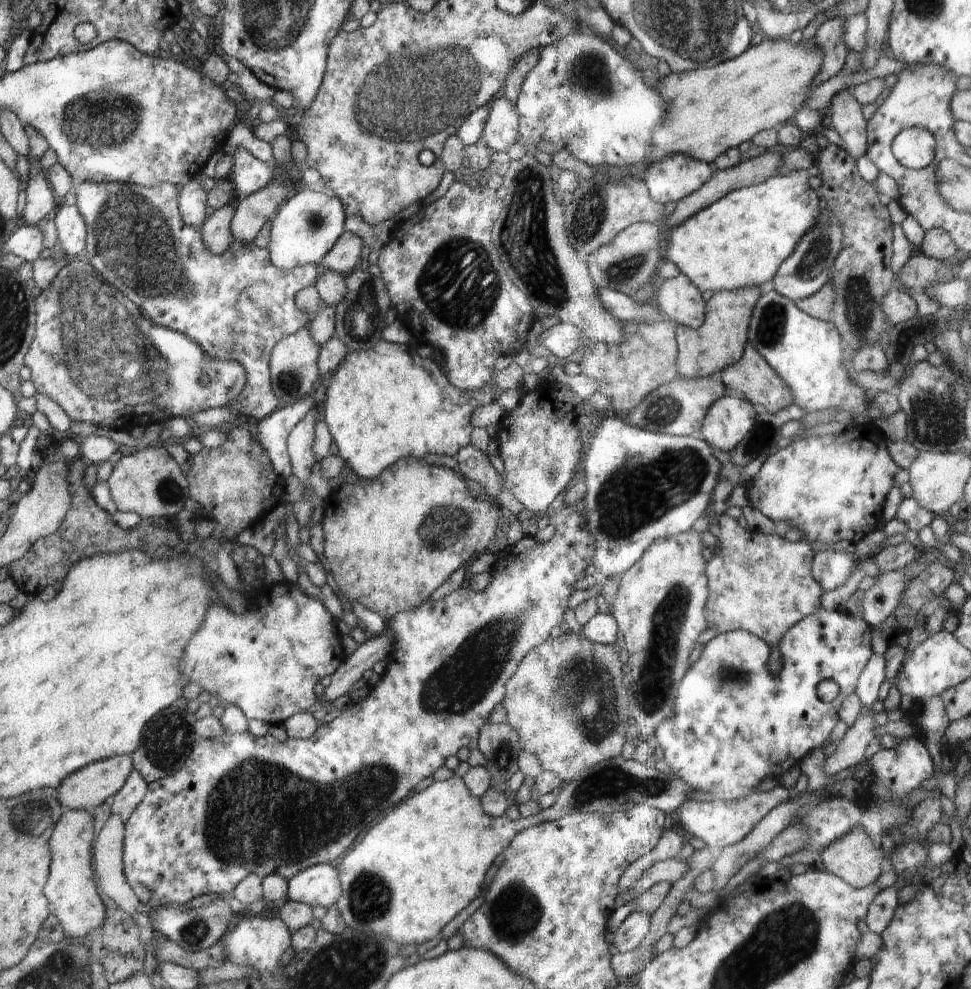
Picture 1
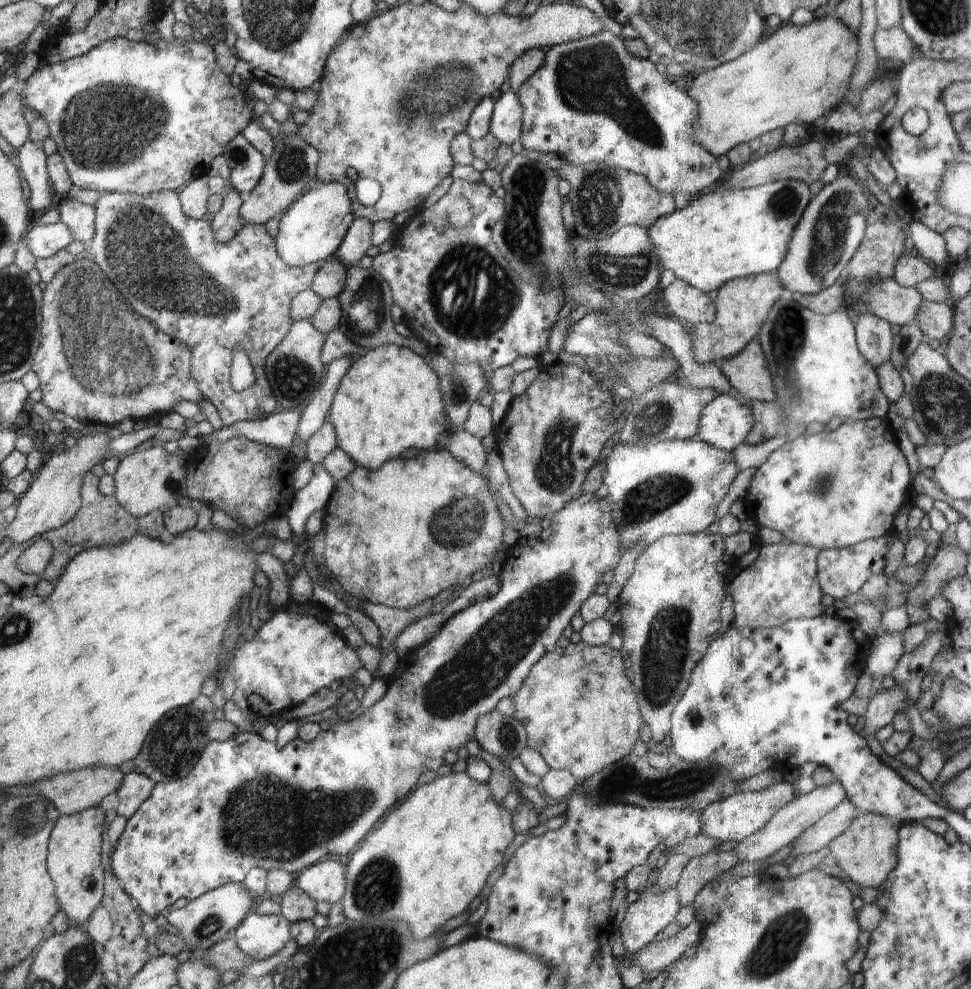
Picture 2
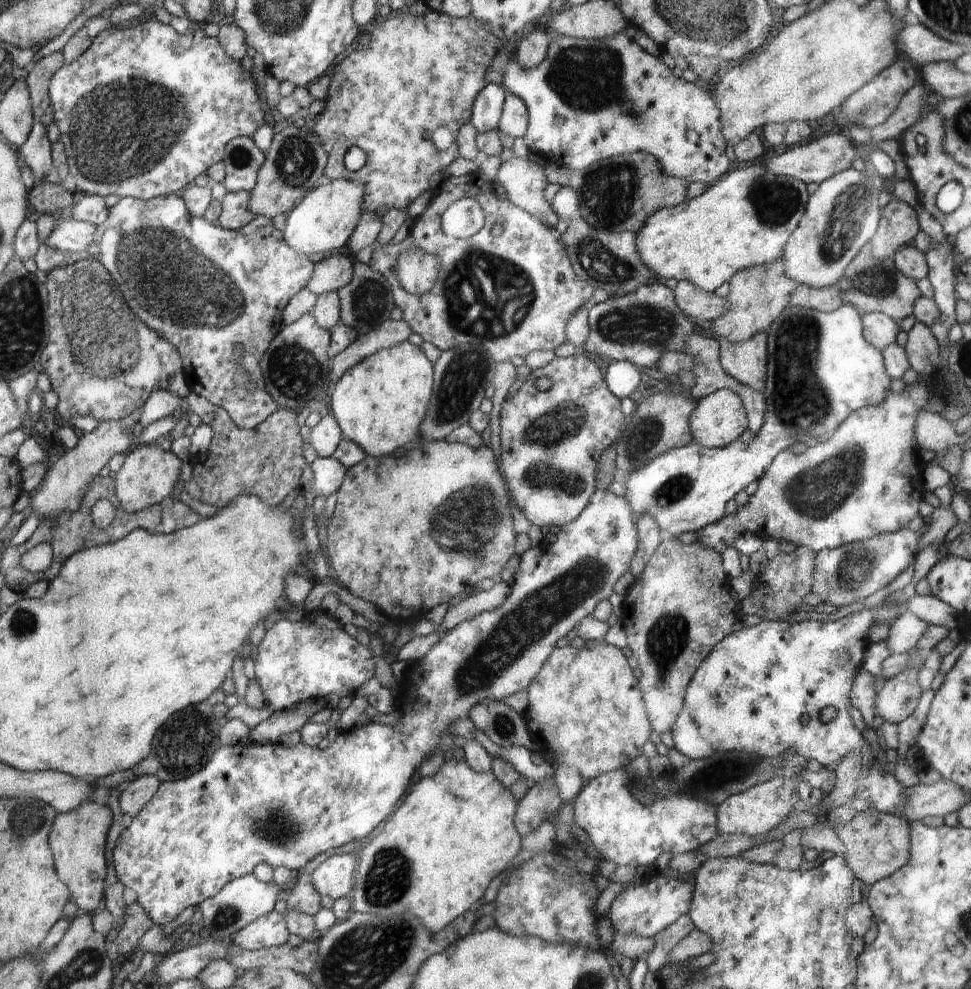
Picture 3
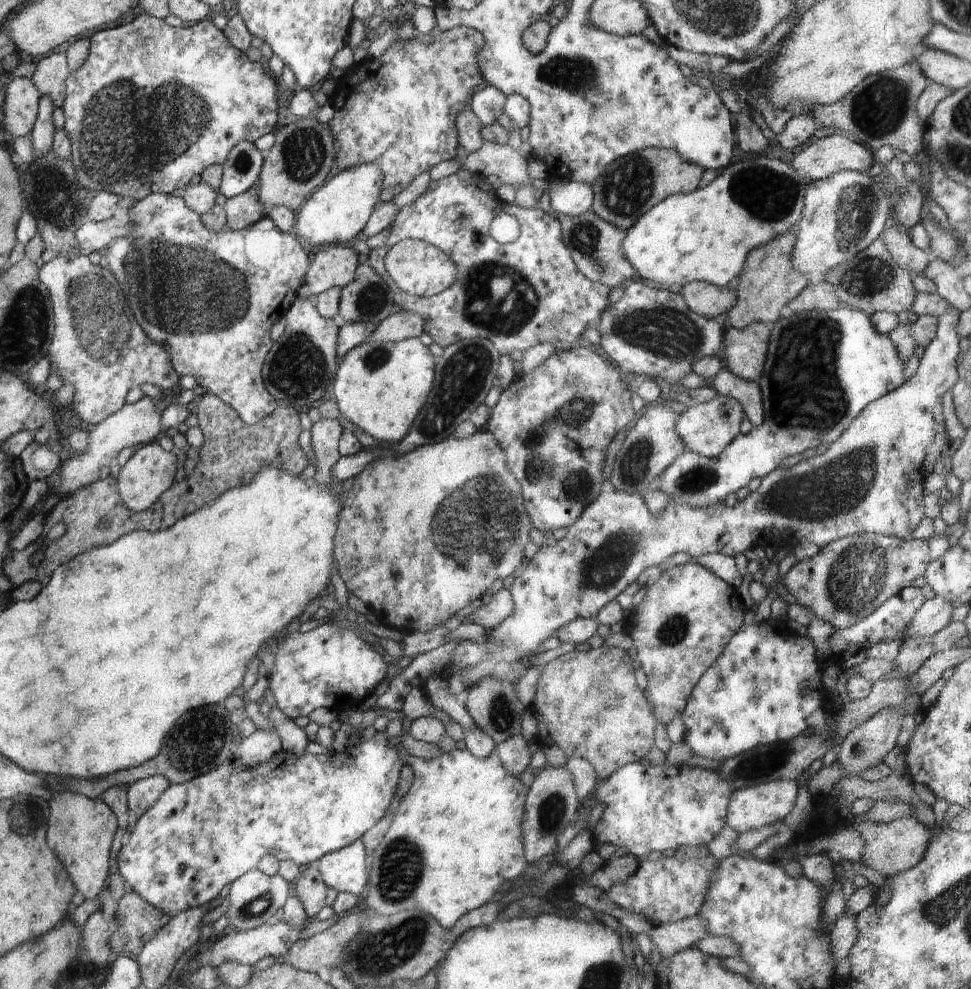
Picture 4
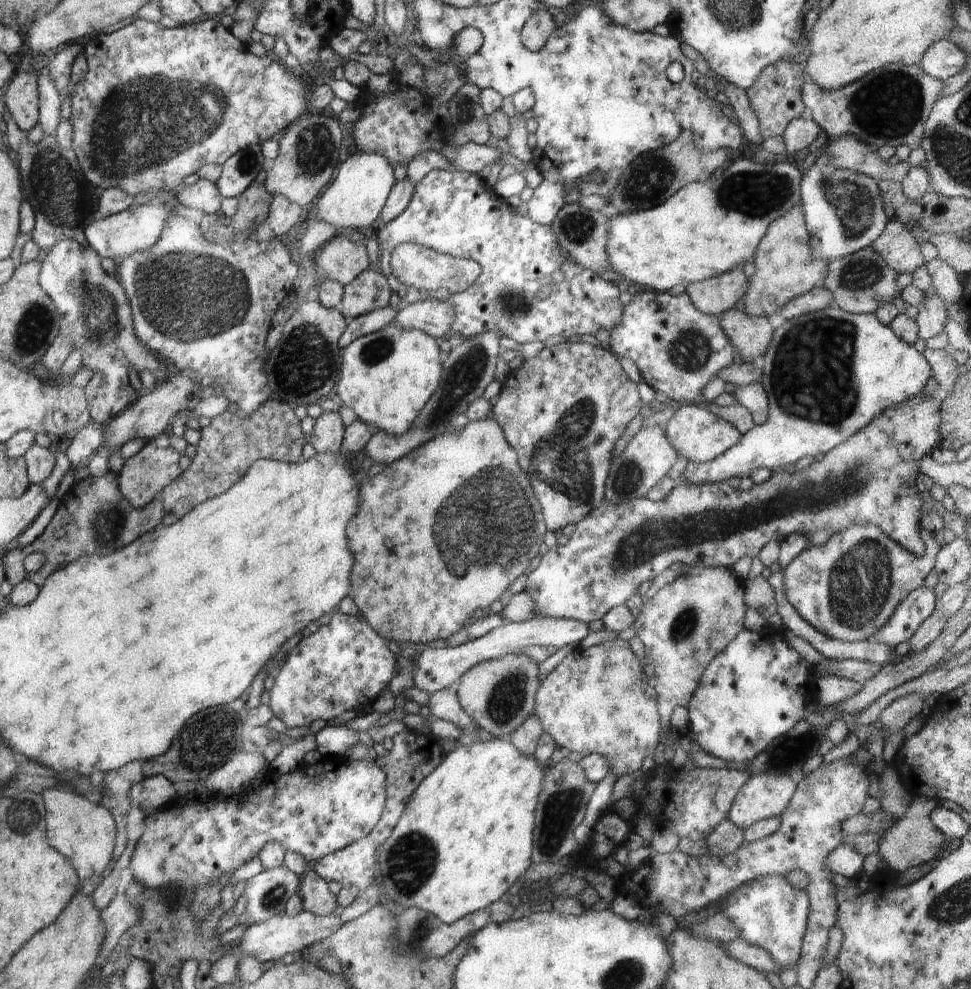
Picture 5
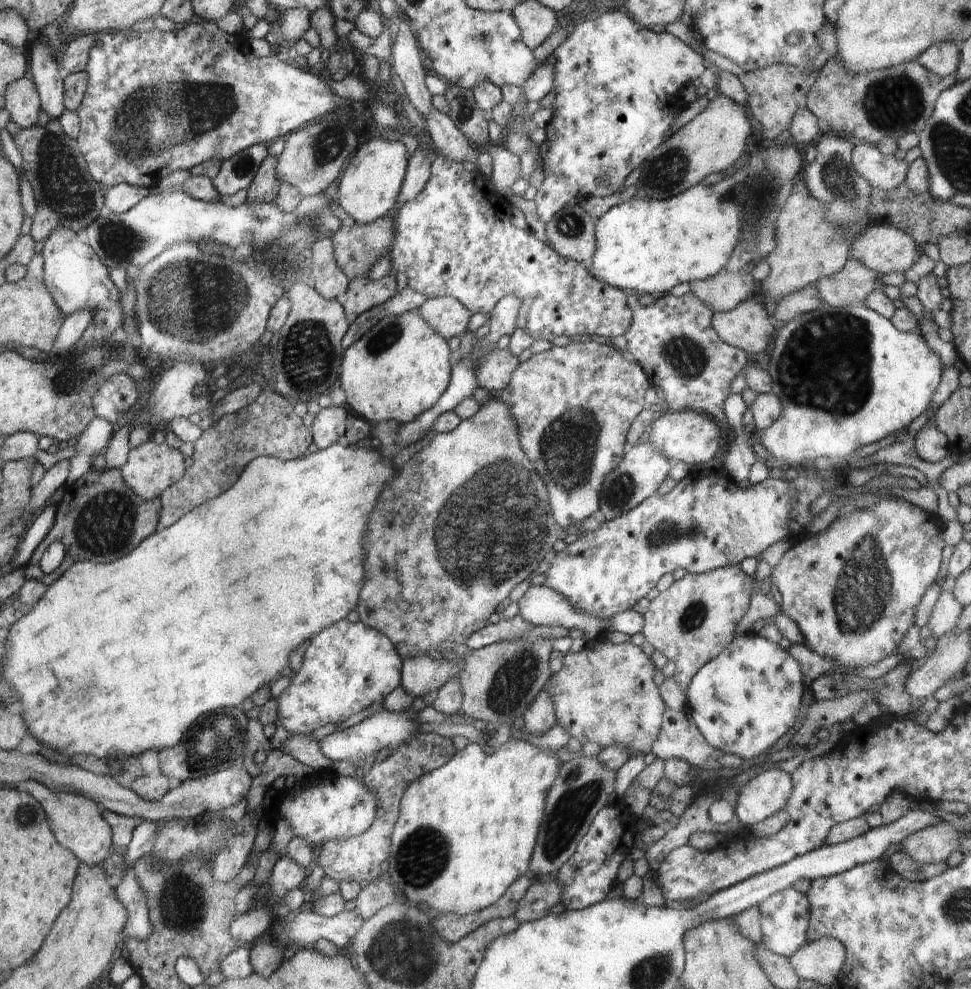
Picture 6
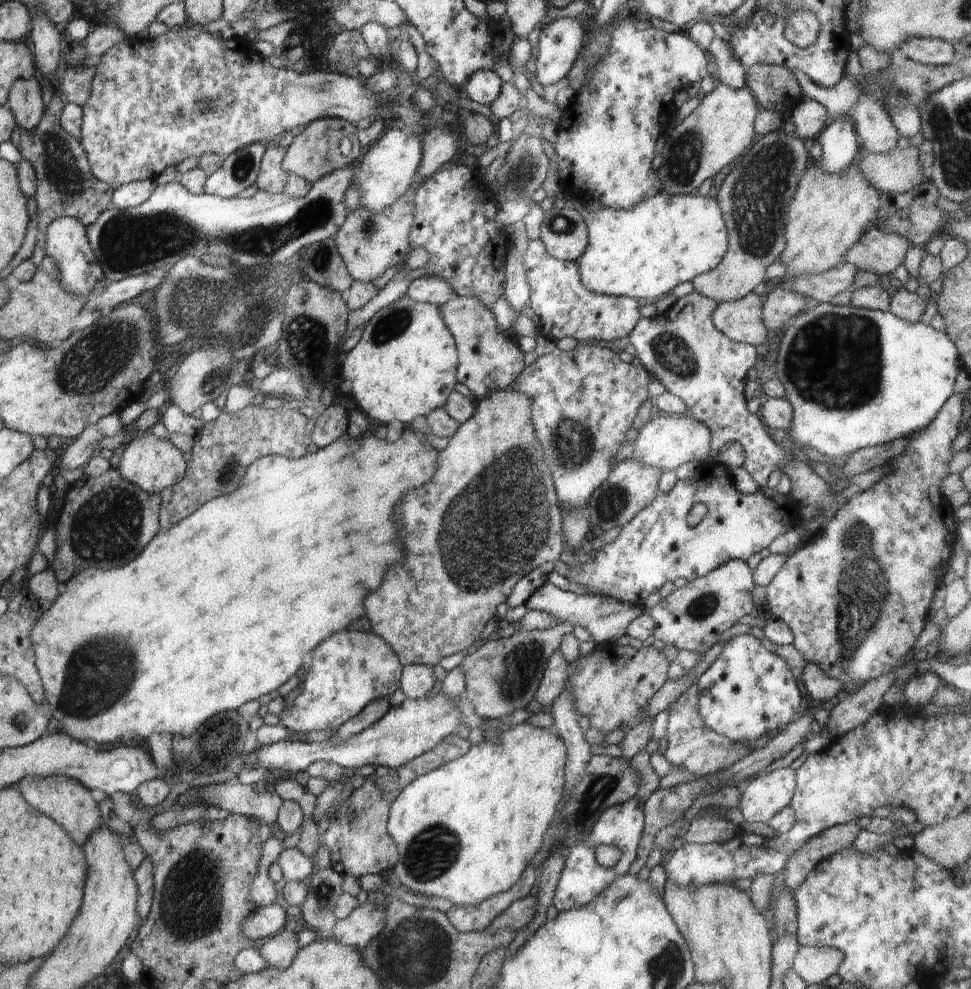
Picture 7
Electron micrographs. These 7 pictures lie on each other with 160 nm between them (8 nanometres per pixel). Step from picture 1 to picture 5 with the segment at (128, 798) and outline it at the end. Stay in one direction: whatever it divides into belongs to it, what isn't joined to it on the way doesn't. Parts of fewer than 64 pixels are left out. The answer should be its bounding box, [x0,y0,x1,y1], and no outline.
[130,775,177,816]

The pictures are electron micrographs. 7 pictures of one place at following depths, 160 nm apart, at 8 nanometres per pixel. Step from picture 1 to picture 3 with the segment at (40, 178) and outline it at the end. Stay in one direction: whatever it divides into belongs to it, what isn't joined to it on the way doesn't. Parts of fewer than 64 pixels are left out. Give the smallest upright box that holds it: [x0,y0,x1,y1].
[19,124,54,179]

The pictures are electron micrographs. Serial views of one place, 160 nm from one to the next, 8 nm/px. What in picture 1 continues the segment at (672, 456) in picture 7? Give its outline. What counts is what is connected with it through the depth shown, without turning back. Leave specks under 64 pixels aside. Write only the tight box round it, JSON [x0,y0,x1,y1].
[701,392,754,453]

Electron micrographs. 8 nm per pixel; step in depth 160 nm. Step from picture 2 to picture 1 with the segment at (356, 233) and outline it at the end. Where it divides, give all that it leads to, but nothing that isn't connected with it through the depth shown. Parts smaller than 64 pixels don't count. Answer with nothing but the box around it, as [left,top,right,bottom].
[320,232,363,276]

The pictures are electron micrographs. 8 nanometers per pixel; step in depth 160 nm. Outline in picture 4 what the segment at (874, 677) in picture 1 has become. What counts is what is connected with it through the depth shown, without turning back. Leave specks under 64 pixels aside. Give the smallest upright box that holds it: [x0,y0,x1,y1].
[906,596,955,637]

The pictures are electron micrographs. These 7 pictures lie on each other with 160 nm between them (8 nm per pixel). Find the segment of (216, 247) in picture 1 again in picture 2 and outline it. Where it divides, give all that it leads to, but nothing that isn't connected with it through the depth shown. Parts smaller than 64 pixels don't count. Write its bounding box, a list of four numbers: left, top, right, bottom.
[209,187,245,243]

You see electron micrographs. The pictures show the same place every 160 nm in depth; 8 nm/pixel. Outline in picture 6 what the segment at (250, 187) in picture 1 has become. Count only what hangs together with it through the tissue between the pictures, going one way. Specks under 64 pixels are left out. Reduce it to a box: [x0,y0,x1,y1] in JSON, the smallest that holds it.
[212,144,268,198]

